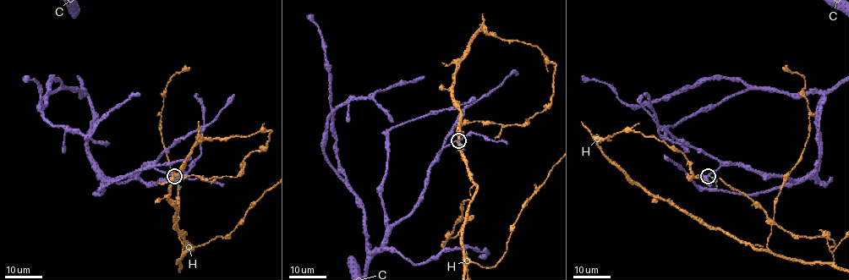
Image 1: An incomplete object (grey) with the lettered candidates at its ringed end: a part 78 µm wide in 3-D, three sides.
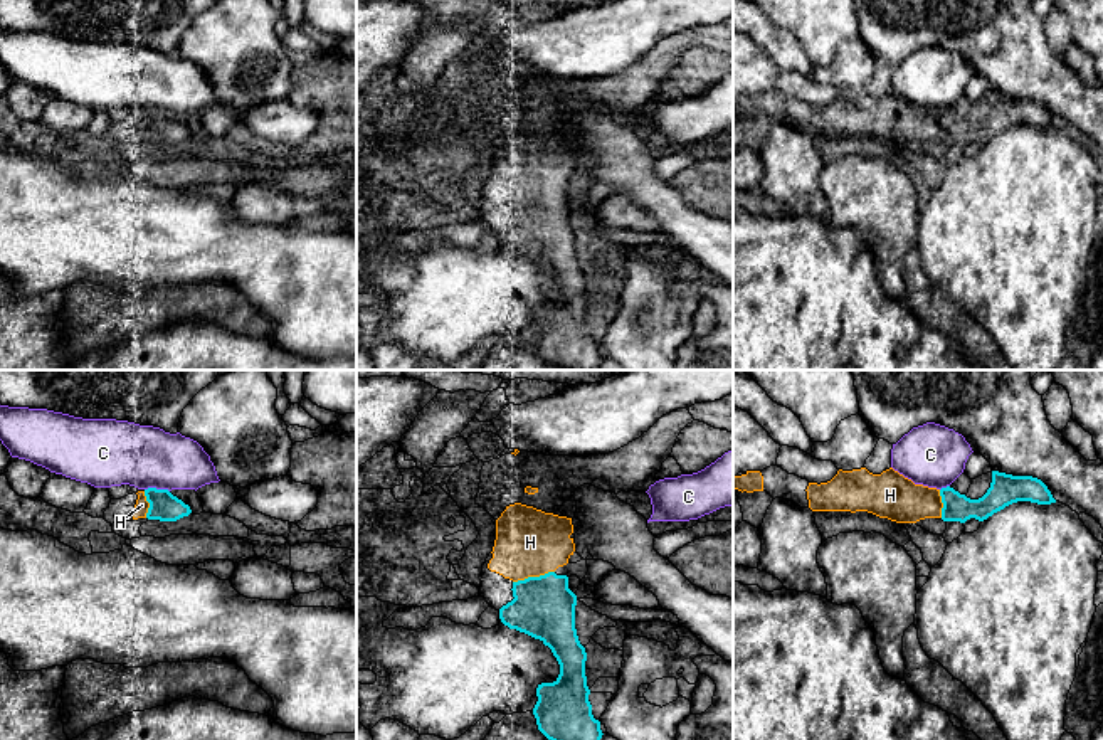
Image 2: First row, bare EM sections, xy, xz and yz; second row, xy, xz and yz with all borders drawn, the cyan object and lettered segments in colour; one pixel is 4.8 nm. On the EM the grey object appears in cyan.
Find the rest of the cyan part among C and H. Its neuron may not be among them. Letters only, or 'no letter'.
H

